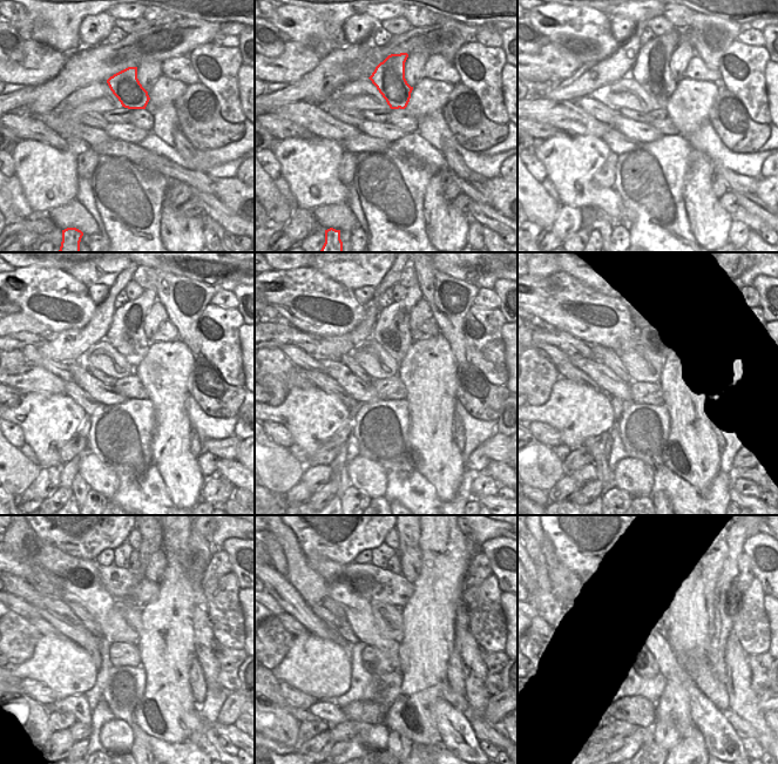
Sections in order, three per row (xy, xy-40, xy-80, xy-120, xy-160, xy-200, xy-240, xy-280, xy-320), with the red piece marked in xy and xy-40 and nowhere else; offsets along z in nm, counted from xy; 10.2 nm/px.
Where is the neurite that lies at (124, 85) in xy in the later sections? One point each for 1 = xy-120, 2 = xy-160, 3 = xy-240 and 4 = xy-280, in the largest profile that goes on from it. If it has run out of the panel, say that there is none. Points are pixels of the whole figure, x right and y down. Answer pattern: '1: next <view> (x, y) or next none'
1: next xy-120 (126, 335)
2: next xy-160 (391, 330)
3: next xy-240 (148, 546)
4: next xy-280 (406, 539)

